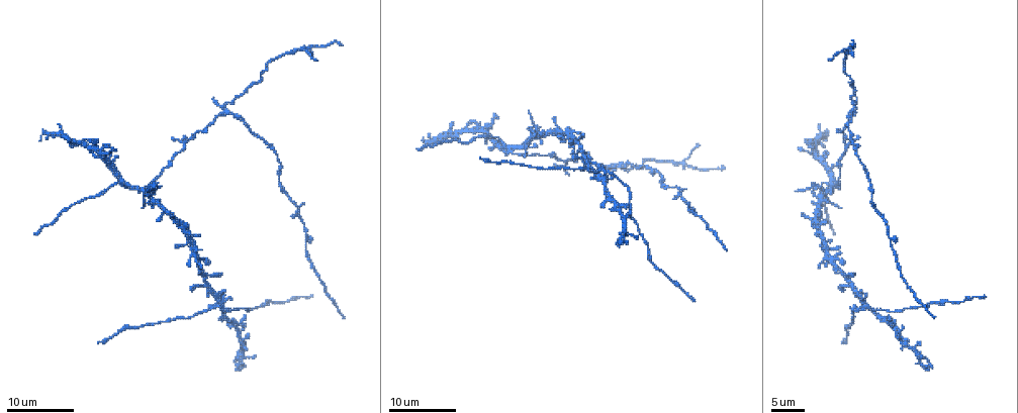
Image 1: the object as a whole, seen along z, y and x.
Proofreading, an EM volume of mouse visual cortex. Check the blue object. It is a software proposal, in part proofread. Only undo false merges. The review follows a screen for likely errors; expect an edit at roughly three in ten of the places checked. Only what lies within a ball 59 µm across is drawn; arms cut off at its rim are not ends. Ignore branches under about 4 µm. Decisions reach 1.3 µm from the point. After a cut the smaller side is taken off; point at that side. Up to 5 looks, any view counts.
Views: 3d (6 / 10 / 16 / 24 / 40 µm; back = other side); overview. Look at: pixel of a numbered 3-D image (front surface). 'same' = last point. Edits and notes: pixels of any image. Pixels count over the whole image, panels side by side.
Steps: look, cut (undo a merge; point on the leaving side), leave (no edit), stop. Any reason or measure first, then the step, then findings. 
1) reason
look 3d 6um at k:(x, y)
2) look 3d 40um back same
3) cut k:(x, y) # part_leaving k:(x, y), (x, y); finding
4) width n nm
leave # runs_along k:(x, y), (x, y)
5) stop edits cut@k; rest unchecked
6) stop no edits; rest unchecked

looks like a crossing
look 3d 24um at 1:(822, 192)

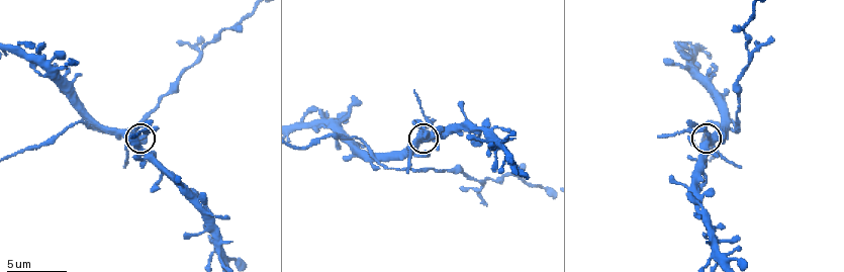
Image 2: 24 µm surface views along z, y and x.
look 3d 10um at 2:(707, 139)

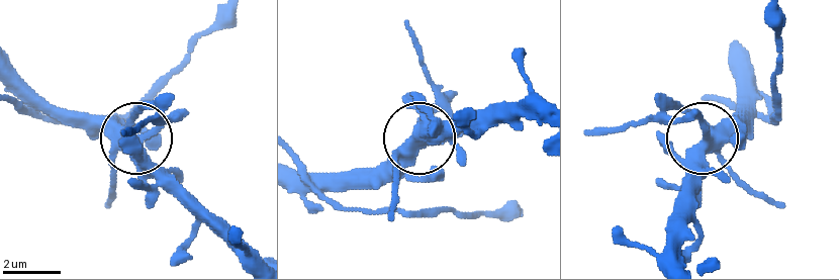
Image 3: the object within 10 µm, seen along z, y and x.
side_arm 5 um
leave # one neuron here

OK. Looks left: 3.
look 3d 10um at 2:(319, 138)

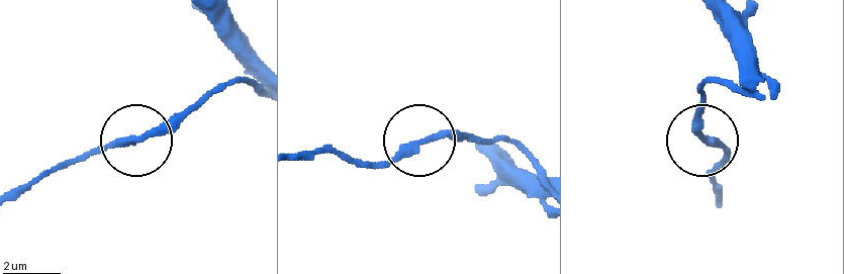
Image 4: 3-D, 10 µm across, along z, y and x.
look 3d 6um at 4:(703, 139)

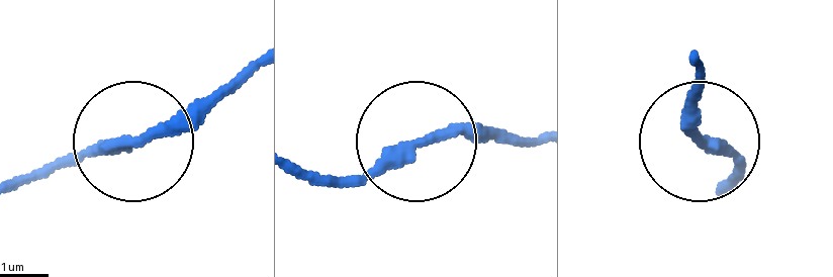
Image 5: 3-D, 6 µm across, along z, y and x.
leave # runs_along 5:(531, 139), (410, 139), (317, 183); continuous, no second neuron

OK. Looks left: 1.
stop no edits; rest unchecked

